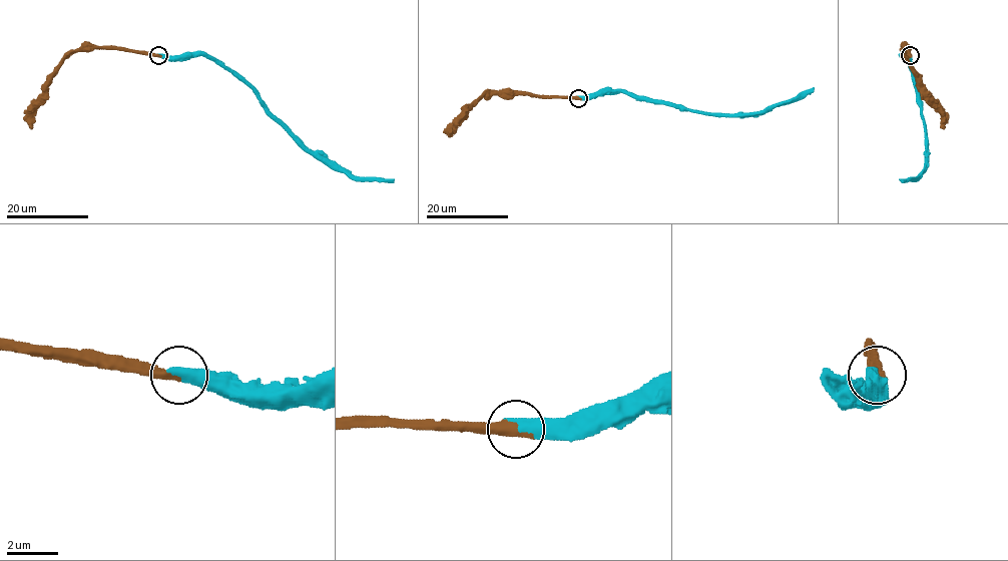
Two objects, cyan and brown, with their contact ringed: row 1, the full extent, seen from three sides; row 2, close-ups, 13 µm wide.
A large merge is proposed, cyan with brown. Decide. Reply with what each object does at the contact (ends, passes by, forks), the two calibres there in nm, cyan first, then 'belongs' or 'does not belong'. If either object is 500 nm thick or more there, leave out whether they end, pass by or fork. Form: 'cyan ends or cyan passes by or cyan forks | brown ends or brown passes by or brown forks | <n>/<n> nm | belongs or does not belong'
550/460 nm | belongs

